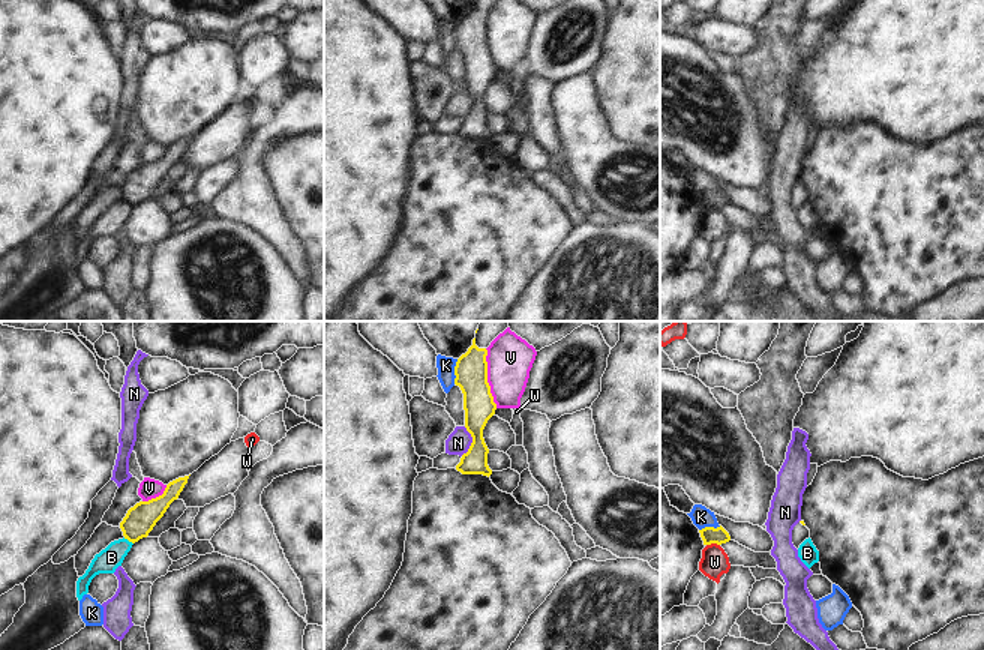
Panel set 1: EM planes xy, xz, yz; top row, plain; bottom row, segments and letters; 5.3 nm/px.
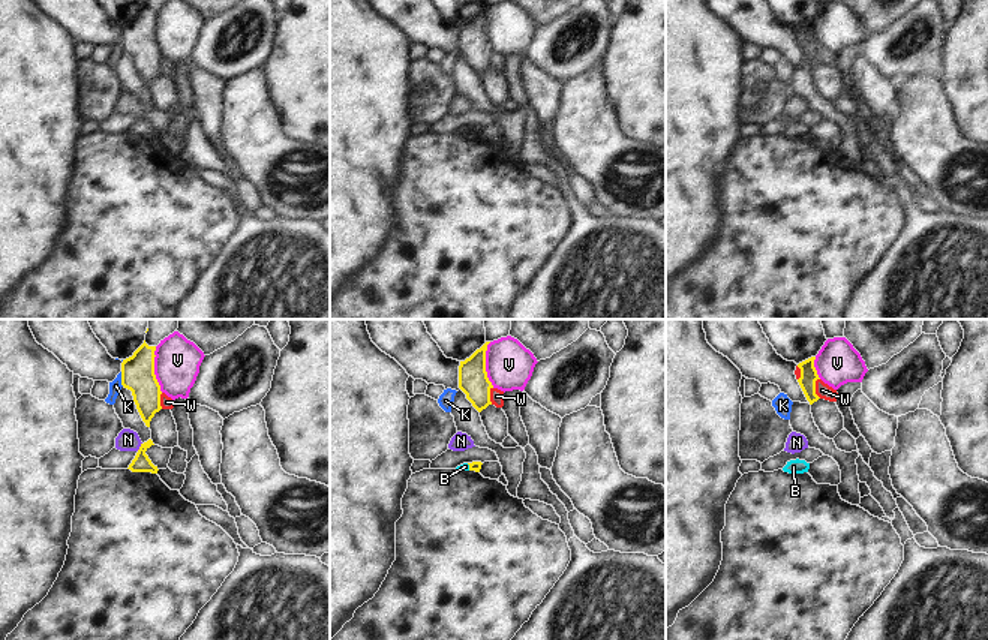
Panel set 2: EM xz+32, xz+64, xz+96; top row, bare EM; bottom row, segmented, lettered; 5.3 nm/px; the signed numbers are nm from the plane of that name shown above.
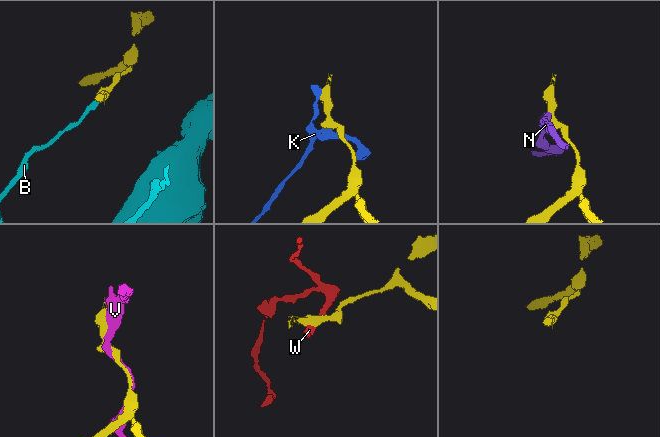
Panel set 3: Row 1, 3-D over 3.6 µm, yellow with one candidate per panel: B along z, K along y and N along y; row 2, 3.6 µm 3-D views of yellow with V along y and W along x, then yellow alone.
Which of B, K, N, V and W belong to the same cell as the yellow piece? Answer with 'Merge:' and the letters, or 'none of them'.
Merge: none of them

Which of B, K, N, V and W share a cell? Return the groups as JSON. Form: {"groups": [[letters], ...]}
{"groups": [["B", "W"], ["K"], ["N"], ["V"]]}

